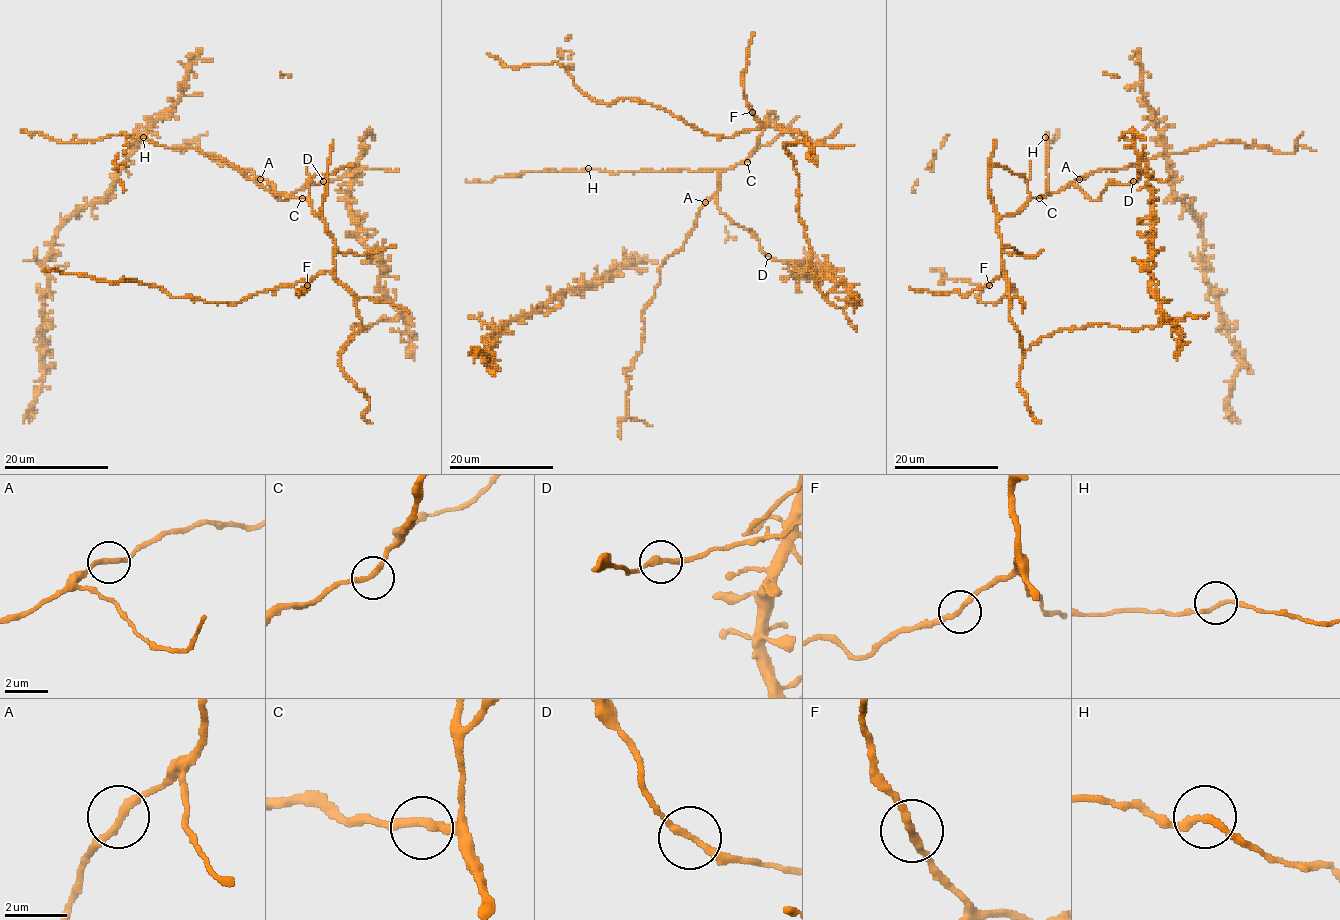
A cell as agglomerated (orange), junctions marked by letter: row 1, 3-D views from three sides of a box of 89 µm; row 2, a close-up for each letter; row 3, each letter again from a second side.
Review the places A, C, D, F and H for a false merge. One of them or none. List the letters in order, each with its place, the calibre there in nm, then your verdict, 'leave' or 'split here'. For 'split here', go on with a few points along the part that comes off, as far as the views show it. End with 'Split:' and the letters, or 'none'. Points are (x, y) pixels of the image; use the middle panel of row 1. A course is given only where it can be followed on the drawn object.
A: (705, 202) | 240 nm | leave
C: (747, 162) | 240 nm | leave
D: (768, 256) | 240 nm | leave
F: (752, 112) | 240 nm | leave
H: (588, 168) | 200 nm | leave
Split: none

